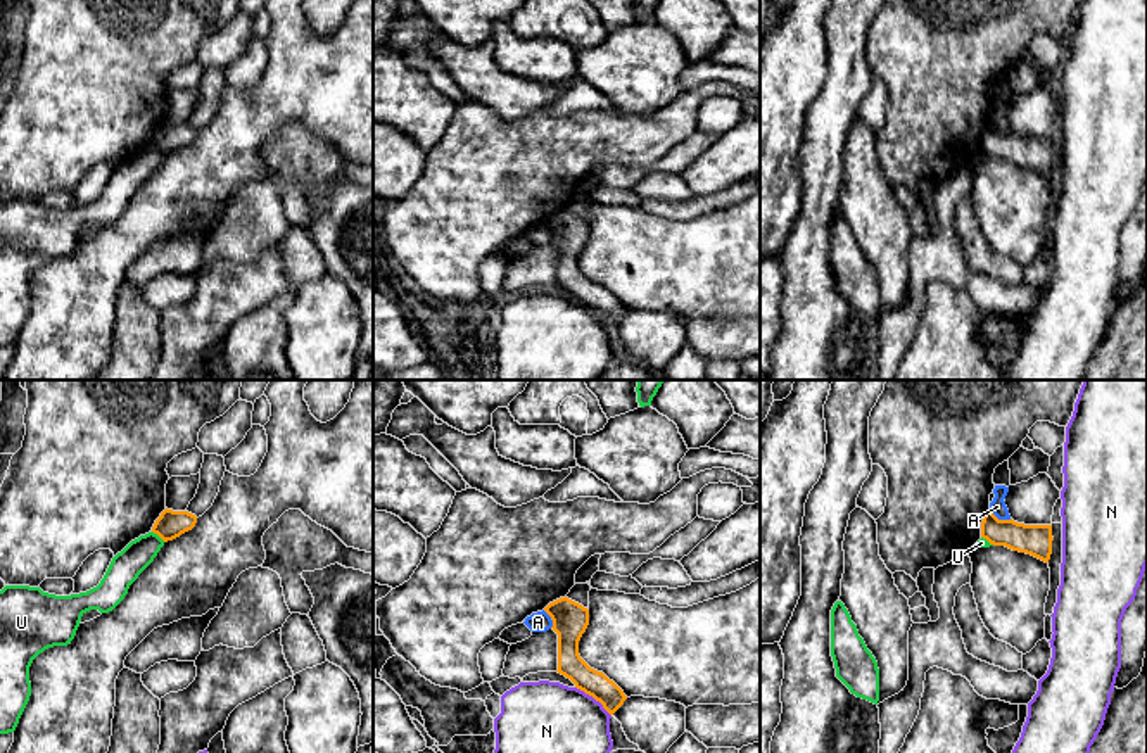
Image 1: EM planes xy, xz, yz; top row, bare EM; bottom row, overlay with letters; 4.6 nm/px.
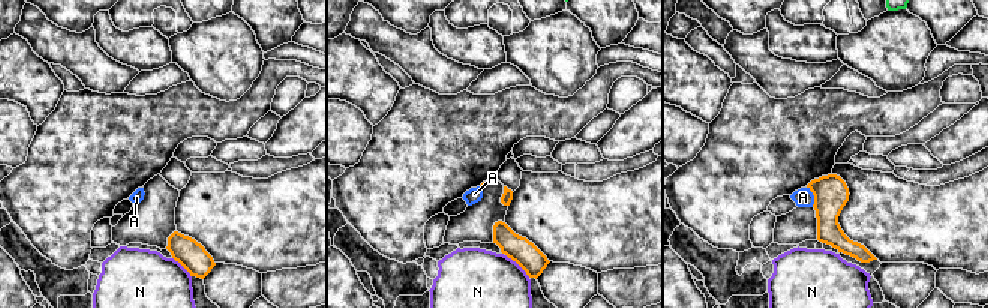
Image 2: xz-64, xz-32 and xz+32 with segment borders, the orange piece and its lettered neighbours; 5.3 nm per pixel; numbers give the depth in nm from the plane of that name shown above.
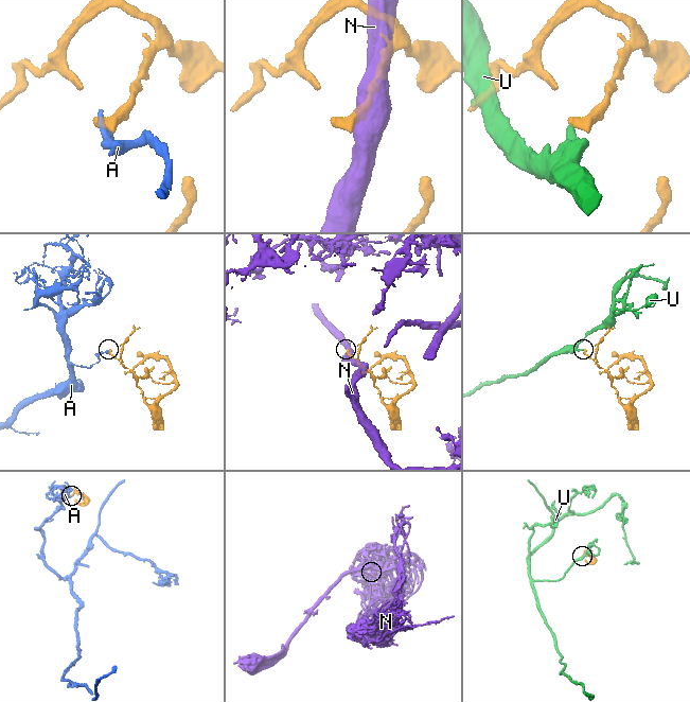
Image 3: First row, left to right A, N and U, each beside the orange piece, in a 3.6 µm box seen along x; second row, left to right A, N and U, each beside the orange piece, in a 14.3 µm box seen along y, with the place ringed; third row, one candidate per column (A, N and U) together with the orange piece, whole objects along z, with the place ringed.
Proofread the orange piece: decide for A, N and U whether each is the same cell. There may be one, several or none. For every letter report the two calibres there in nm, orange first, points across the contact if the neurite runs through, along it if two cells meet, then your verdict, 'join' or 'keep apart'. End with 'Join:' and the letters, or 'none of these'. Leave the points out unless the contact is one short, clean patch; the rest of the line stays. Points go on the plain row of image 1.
A: calibres 140 and 80 nm; border yz (990, 123), (999, 132), (1011, 132); keep apart
N: calibres 120 and 460 nm; border xz (576, 299), (591, 308), (610, 329); keep apart
U: calibres 130 and 140 nm; border xy (152, 144), (164, 154); keep apart
Join: none of these

